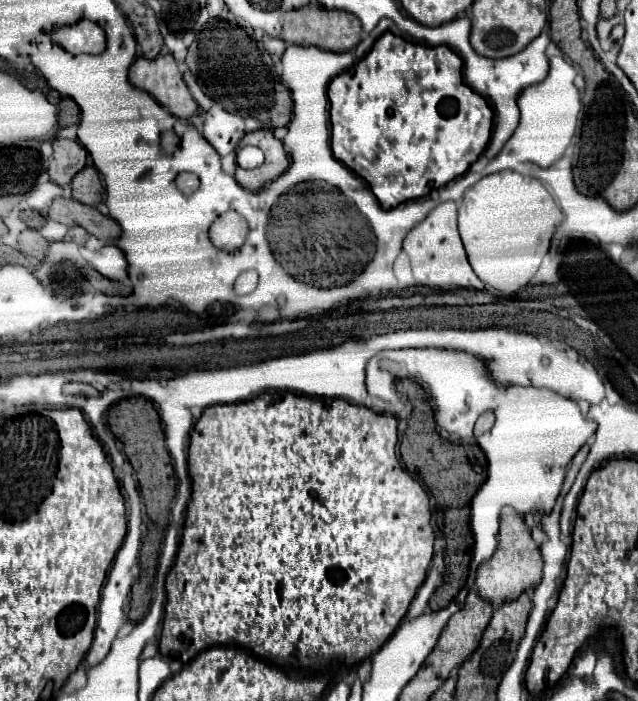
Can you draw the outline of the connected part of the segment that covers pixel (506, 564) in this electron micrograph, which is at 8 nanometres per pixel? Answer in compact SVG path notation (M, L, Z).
M504 509L500 513L500 529L498 529L498 547L494 555L480 563L478 577L476 577L476 589L482 599L492 601L494 605L518 597L522 591L534 589L540 583L542 577L542 555L538 545L534 543L530 529L526 527L524 515L516 509Z

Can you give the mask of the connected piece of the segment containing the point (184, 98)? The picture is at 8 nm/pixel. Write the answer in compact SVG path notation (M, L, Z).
M158 55L152 61L144 57L136 59L130 69L130 81L138 89L152 95L178 119L200 115L200 107L182 81L182 73L178 71L172 55Z

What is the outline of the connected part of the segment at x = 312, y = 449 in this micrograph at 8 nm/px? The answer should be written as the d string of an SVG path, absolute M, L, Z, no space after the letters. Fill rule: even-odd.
M280 391L280 393L262 393L252 401L244 401L244 403L236 403L236 405L212 405L208 409L204 409L202 417L198 419L198 423L194 425L192 433L190 433L190 447L188 447L188 473L192 479L192 495L186 507L186 521L184 521L184 531L180 537L180 547L178 547L178 555L174 559L174 565L166 577L166 607L164 607L164 621L162 621L162 633L160 633L160 655L162 657L170 657L170 659L178 659L182 663L188 663L190 659L196 657L196 651L204 651L208 647L214 645L232 645L232 639L236 641L238 647L250 649L252 653L258 653L260 659L266 659L270 663L280 665L284 671L324 671L330 667L354 667L358 663L362 663L364 659L368 659L370 655L374 655L384 643L386 639L396 631L396 627L400 625L400 621L404 619L410 601L416 595L416 589L422 585L424 577L426 577L426 569L432 561L434 555L434 531L430 527L430 501L426 491L422 489L422 485L402 467L400 457L396 453L396 445L398 445L398 431L396 431L398 419L392 415L378 415L368 407L358 407L358 405L348 405L348 401L328 401L328 399L308 399L304 395L294 395L288 391Z

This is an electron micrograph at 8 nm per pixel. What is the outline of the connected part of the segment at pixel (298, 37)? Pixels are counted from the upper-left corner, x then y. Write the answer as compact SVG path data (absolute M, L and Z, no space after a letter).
M308 5L304 9L296 9L292 13L284 13L284 31L282 31L282 41L290 45L312 45L324 51L332 53L344 53L352 51L362 33L362 23L348 11L330 11L324 7Z

